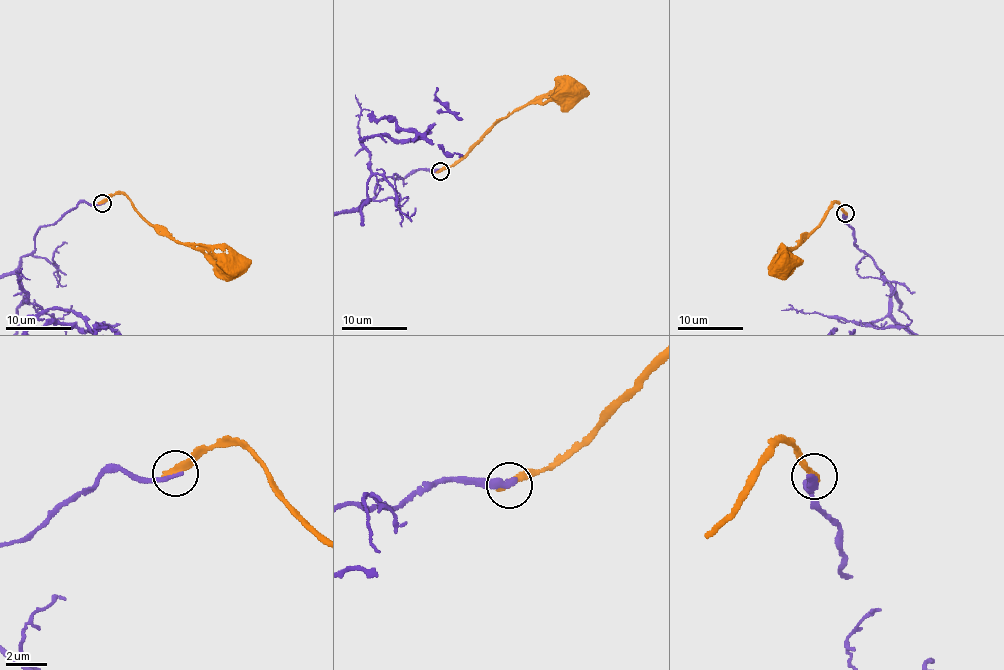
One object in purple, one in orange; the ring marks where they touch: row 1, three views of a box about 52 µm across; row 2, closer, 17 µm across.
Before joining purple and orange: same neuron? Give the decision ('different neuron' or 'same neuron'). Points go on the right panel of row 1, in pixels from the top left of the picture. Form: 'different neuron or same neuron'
different neuron

